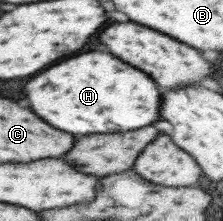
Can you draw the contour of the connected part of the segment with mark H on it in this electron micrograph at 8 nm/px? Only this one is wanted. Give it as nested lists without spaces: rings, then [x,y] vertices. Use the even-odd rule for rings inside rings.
[[[92,51],[60,61],[30,79],[22,91],[42,121],[72,135],[122,133],[158,121],[160,91],[154,81],[110,53]]]

